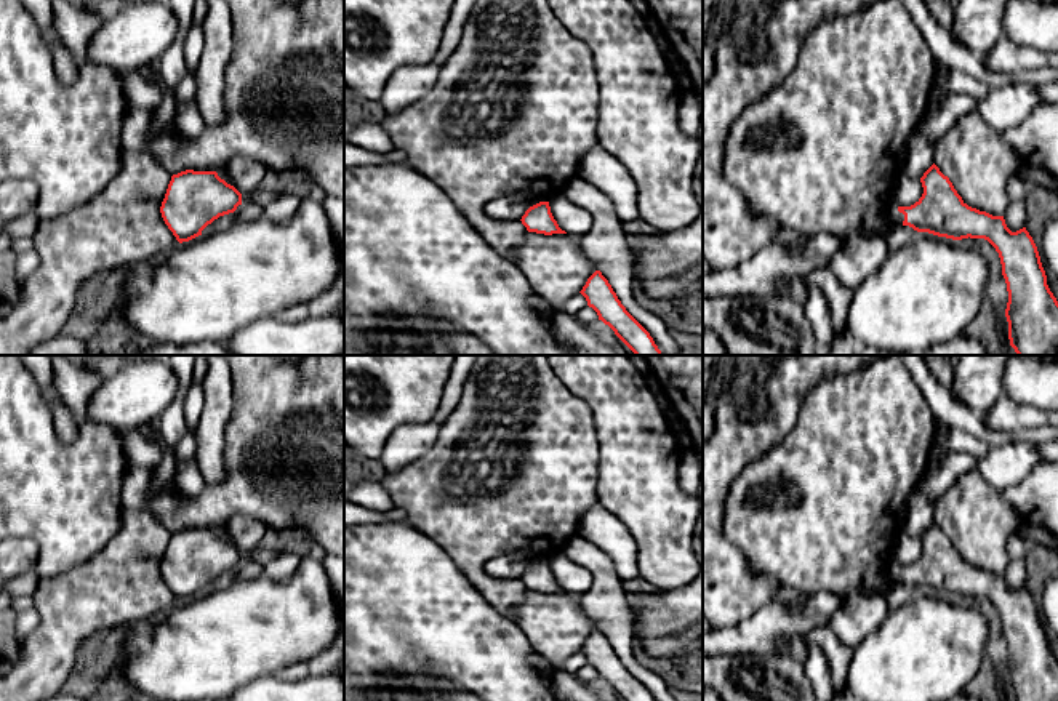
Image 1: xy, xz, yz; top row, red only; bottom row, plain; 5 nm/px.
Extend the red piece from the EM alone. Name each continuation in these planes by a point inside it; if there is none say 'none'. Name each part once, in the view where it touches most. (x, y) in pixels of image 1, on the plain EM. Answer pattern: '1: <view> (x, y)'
1: yz (897, 576)

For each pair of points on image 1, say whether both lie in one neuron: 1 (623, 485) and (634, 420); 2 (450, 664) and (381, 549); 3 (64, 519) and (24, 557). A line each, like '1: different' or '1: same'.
1: same
2: same
3: different

